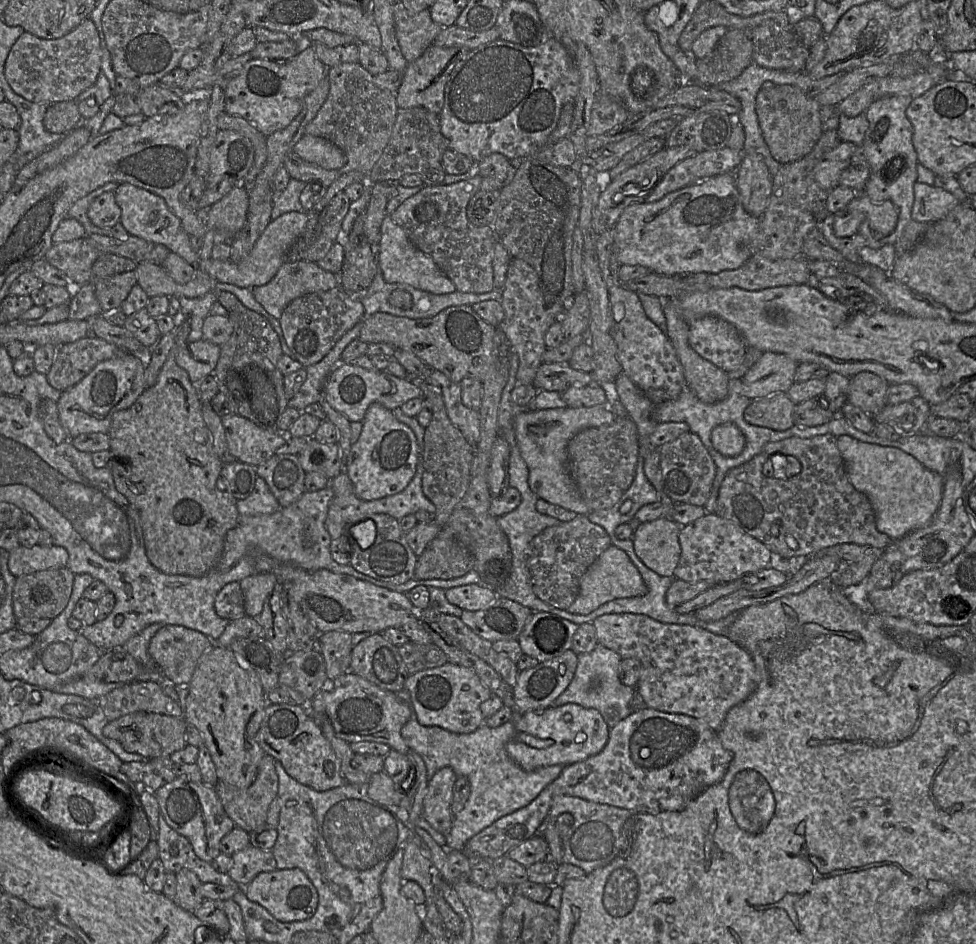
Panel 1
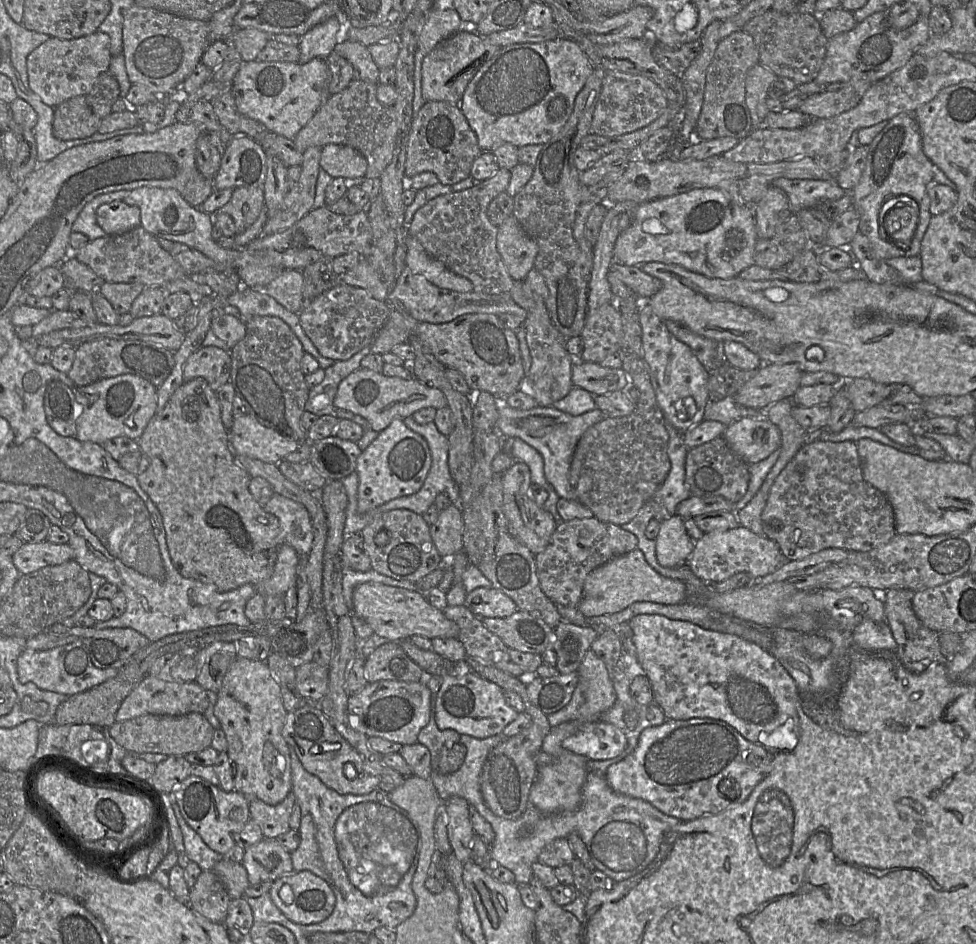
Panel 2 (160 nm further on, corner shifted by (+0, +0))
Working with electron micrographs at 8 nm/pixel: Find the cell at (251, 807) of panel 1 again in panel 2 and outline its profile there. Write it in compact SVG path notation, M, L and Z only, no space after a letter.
M292 790L276 805L267 804L259 799L249 800L251 820L260 826L264 839L276 839L290 830L289 818L296 804Z

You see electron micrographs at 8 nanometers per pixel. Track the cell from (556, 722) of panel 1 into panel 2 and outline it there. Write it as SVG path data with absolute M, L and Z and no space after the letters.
M604 720L585 724L581 730L562 742L562 746L573 753L600 761L620 756L627 745L625 734Z

